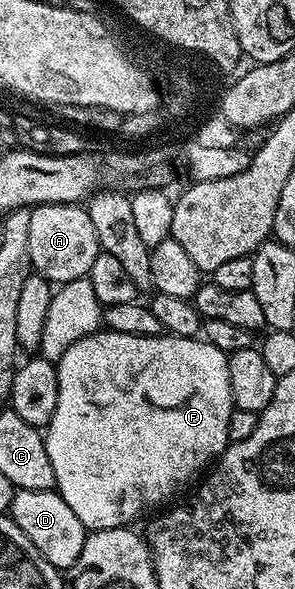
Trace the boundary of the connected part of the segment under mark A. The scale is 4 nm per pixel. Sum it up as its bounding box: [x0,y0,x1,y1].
[30,203,101,286]

